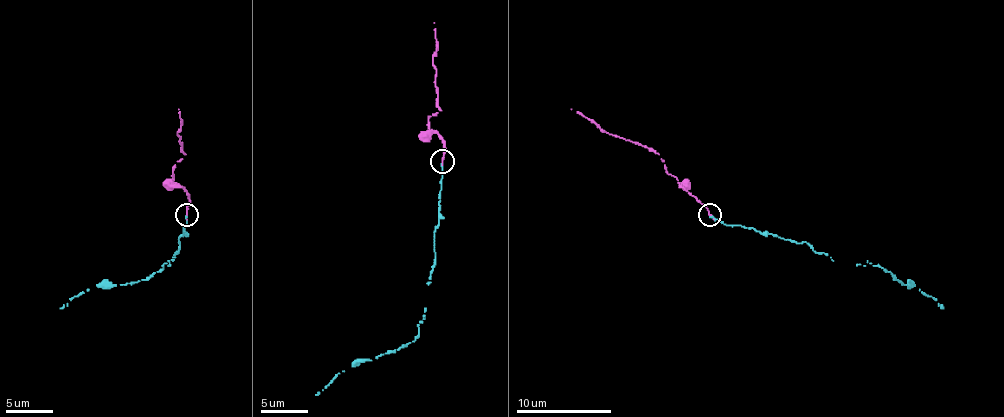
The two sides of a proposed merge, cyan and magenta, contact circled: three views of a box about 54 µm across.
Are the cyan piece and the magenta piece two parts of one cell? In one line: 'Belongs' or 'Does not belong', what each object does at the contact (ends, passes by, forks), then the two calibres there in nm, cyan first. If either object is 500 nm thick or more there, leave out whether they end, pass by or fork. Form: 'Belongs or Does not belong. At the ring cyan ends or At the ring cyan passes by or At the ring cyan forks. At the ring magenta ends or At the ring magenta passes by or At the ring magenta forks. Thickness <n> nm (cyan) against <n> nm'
Does not belong. At the ring cyan ends. At the ring magenta ends. Thickness 190 nm (cyan) against 170 nm

